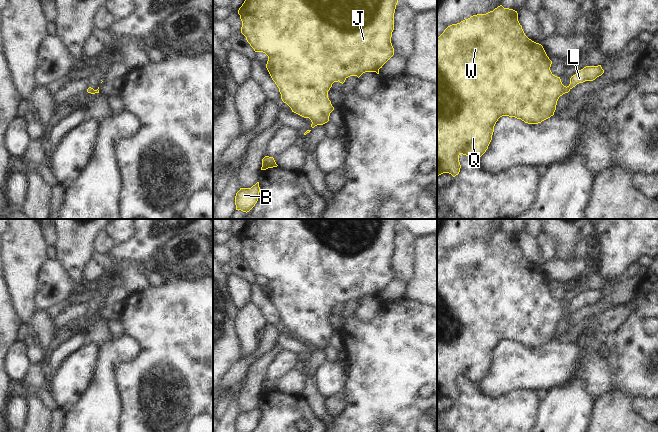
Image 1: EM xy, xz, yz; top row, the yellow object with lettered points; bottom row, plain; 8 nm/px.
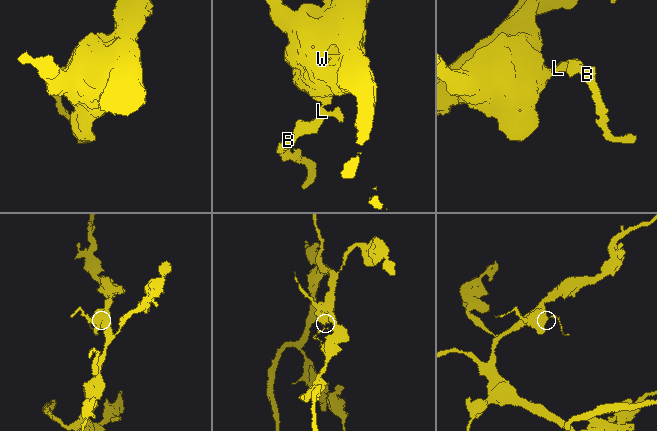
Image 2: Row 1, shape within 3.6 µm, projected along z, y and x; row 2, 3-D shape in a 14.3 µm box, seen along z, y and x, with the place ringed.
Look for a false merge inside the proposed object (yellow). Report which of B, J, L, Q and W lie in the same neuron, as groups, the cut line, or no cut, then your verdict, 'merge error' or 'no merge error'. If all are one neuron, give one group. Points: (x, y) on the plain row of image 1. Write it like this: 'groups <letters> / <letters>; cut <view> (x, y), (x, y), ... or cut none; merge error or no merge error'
groups B L / J Q W; cut yz (565, 311), (567, 316); merge error

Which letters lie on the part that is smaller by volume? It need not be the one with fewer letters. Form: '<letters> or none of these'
B, L

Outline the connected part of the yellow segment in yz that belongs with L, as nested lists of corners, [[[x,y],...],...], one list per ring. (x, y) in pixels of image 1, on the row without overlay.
[[[601,289],[586,290],[570,302],[570,308],[566,311],[567,317],[579,307],[593,305],[604,297]]]

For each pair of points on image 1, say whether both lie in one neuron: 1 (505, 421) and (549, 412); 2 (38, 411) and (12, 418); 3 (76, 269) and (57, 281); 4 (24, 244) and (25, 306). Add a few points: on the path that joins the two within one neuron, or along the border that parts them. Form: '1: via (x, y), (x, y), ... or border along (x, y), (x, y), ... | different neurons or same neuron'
1: border along (540, 400), (537, 406), (535, 421) | different neurons
2: border along (25, 399), (27, 406), (26, 421) | different neurons
3: border along (55, 259), (72, 282), (74, 286), (72, 291) | different neurons
4: via (24, 259), (24, 291) | same neuron

